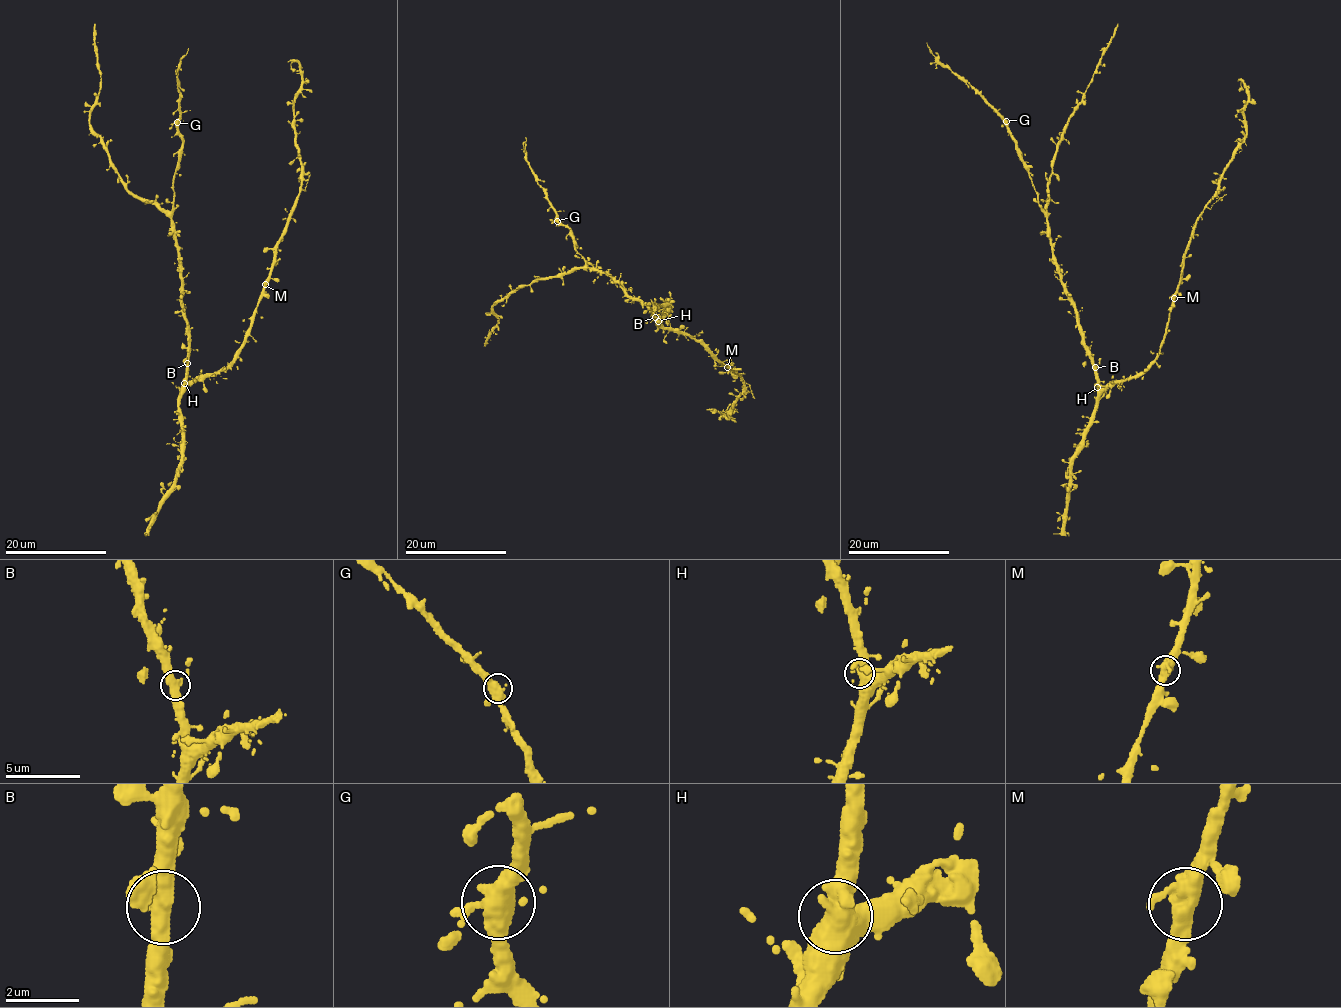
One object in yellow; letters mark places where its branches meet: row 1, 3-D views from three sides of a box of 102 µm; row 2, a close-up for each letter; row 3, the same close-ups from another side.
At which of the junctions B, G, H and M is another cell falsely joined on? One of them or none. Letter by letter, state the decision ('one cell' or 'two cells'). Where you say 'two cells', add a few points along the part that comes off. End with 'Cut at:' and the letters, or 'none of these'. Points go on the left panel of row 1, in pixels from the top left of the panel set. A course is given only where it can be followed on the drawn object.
B: one cell
G: one cell
H: one cell
M: one cell
Cut at: none of these

